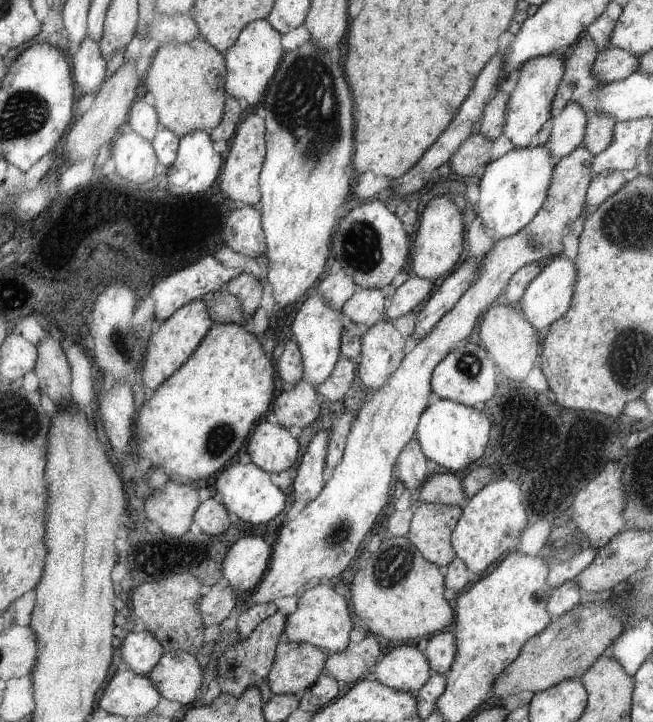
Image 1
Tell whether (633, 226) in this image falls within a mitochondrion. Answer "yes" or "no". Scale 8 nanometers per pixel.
yes

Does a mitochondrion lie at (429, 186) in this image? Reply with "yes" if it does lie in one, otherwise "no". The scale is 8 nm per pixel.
no

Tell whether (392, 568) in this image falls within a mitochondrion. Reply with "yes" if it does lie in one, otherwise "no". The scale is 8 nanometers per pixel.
yes

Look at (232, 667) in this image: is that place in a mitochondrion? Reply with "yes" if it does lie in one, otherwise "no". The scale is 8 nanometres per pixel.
no

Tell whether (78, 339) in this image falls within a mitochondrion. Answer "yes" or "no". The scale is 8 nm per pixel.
no

